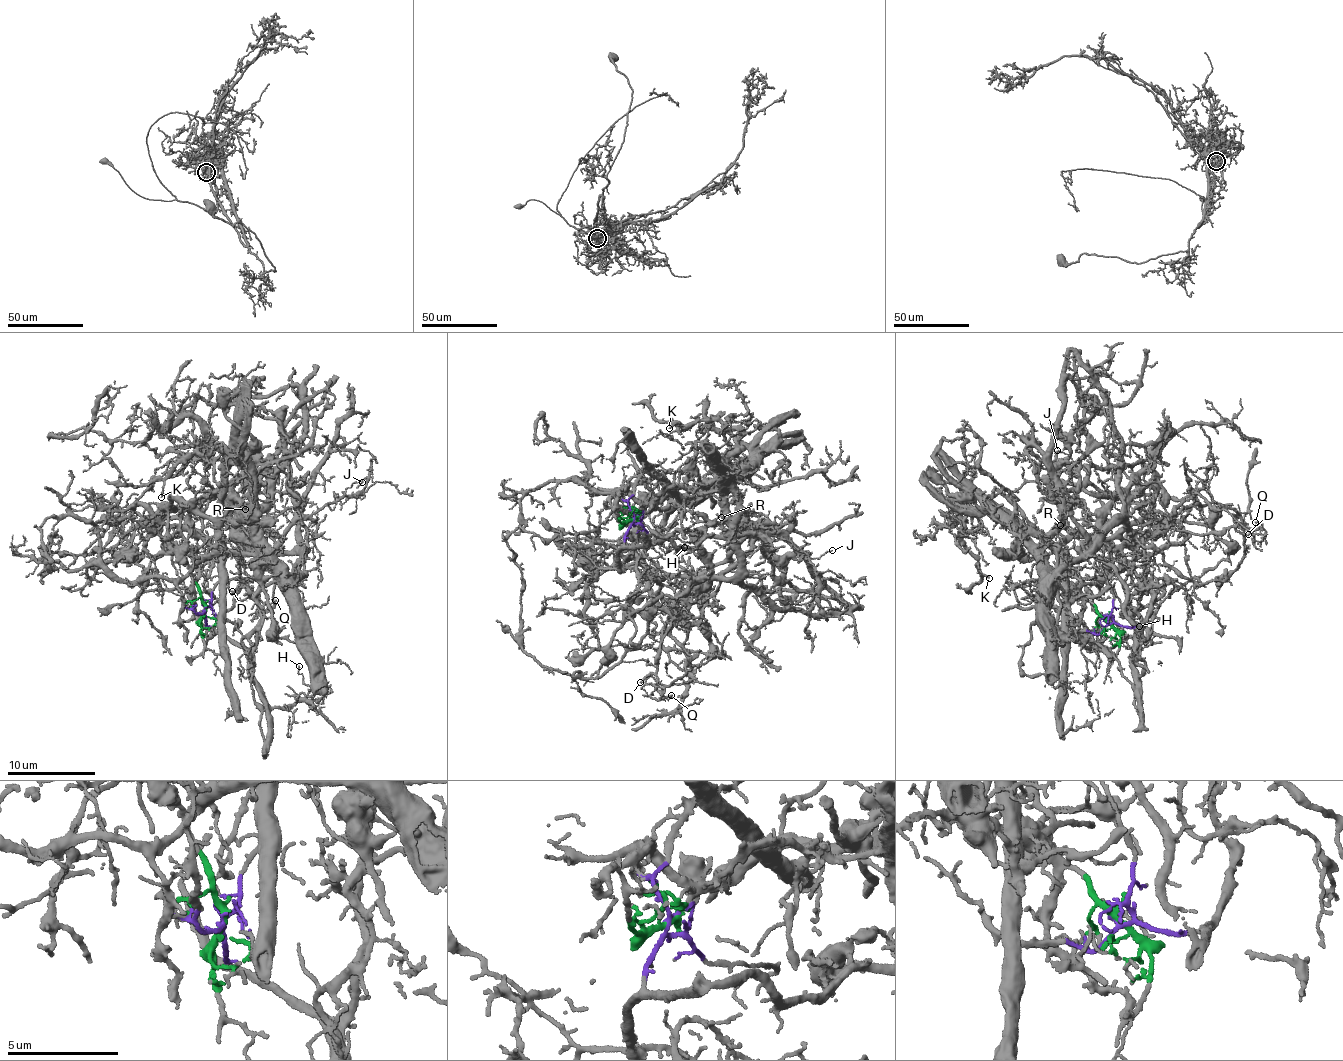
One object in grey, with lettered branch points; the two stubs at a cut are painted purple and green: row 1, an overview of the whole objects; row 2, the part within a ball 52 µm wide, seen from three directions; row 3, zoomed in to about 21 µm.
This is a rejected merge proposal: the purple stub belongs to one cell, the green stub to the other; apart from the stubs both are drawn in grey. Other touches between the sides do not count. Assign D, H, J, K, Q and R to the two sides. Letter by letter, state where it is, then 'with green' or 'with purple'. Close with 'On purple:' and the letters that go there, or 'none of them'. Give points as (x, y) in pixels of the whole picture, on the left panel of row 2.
D: place (232, 591); with green
H: place (299, 666); with purple
J: place (362, 482); with purple
K: place (161, 497); with green
Q: place (275, 600); with purple
R: place (245, 509); with green
On purple: H, J, Q

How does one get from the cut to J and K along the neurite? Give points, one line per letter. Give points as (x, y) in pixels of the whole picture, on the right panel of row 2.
J: (1107, 623), (1142, 627), (1125, 613), (1125, 581), (1092, 549), (1068, 505), (1065, 487), (1071, 465), (1058, 451)
K: (1107, 623), (1095, 605), (1061, 584), (1060, 556), (1003, 515), (968, 509), (960, 535), (989, 577)

